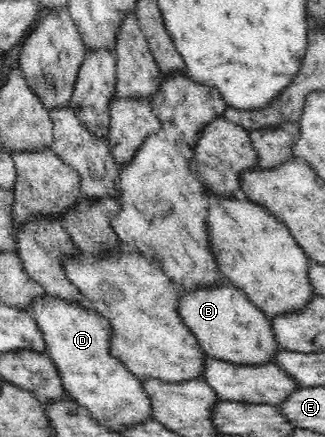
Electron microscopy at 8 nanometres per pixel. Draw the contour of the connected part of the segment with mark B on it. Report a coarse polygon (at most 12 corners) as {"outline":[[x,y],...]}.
{"outline":[[229,281],[185,290],[181,320],[213,358],[271,363],[270,319]]}

